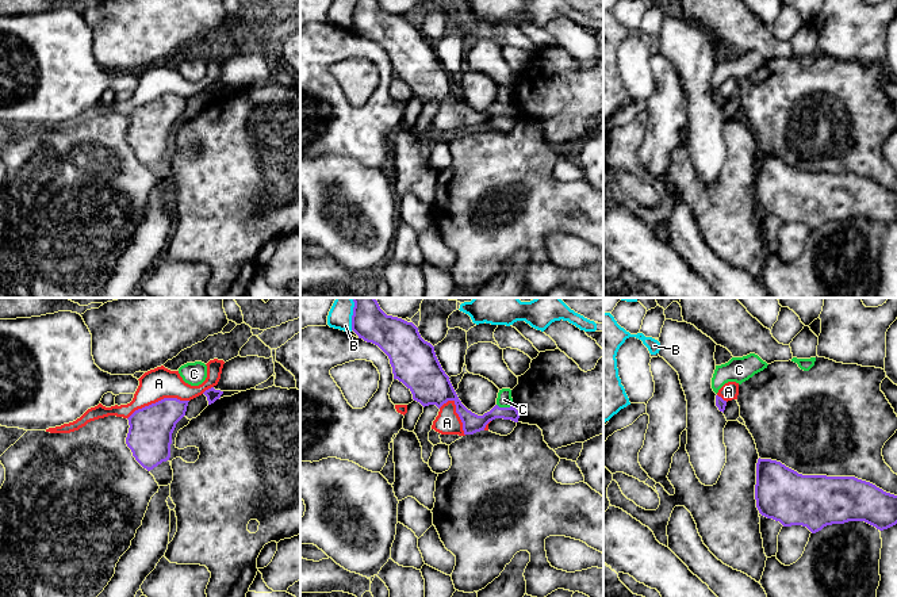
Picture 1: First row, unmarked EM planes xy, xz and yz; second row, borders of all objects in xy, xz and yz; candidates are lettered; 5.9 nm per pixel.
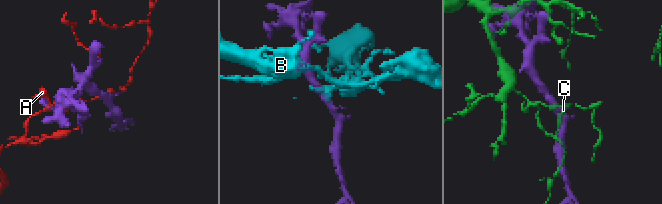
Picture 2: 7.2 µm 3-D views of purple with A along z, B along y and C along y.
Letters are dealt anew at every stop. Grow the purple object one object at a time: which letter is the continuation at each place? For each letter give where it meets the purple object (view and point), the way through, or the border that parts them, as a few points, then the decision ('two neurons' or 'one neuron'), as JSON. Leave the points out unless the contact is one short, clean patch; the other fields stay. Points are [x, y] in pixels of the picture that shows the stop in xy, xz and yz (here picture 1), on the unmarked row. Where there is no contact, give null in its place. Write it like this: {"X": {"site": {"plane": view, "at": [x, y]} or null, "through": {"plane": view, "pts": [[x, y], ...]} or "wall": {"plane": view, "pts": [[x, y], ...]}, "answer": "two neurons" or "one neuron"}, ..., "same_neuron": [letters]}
{"A": {"site": {"plane": "xy", "at": [158, 98]}, "answer": "two neurons"}, "B": {"site": {"plane": "xz", "at": [352, 14]}, "answer": "two neurons"}, "C": {"site": {"plane": "xz", "at": [503, 104]}, "wall": {"plane": "xz", "pts": [[497, 100], [499, 103], [510, 103]]}, "answer": "two neurons"}, "same_neuron": []}

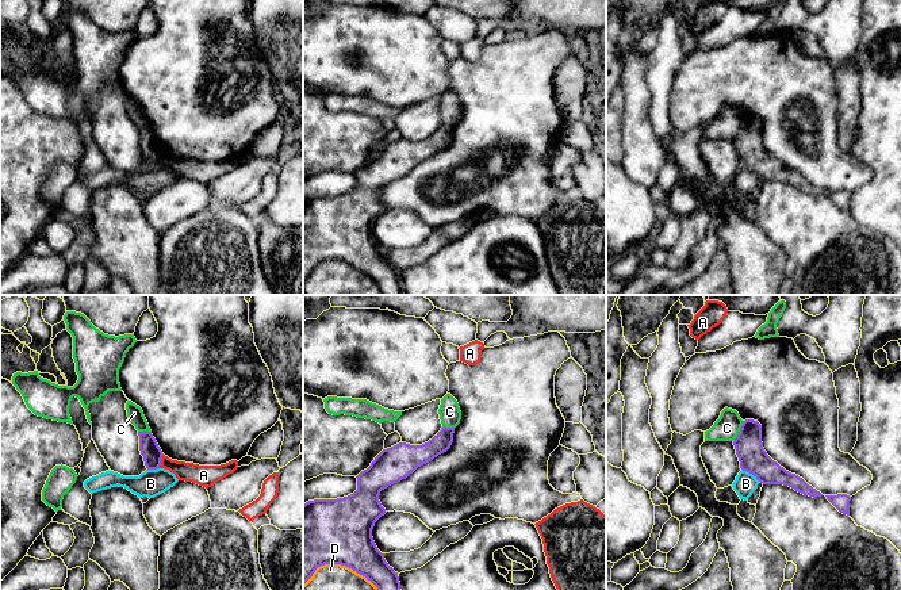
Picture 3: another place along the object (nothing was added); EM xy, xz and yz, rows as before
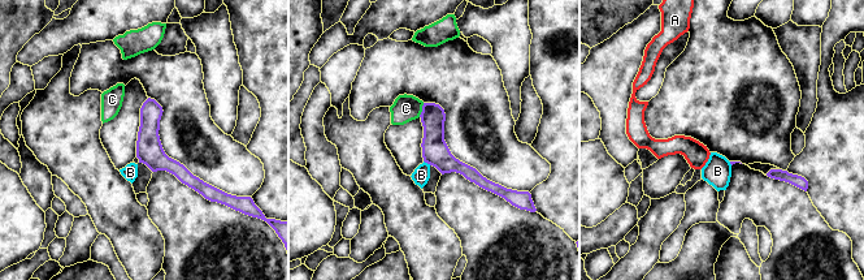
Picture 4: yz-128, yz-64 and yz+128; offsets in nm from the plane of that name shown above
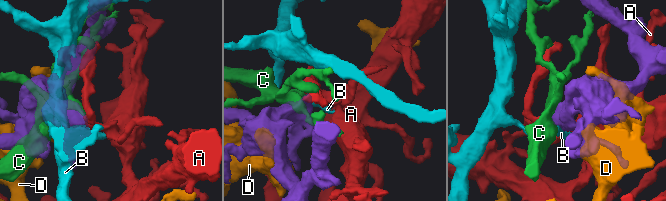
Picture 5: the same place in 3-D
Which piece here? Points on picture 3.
{"A": {"site": {"plane": "xy", "at": [160, 157]}, "wall": {"plane": "xy", "pts": [[163, 150], [158, 164]]}, "answer": "two neurons"}, "B": {"site": {"plane": "yz", "at": [751, 169]}, "wall": {"plane": "yz", "pts": [[742, 165], [751, 169], [759, 177]]}, "answer": "two neurons"}, "C": {"site": {"plane": "yz", "at": [739, 129]}, "wall": {"plane": "yz", "pts": [[743, 118], [733, 138]]}, "answer": "two neurons"}, "D": {"site": {"plane": "xz", "at": [344, 261]}, "answer": "two neurons"}, "same_neuron": []}

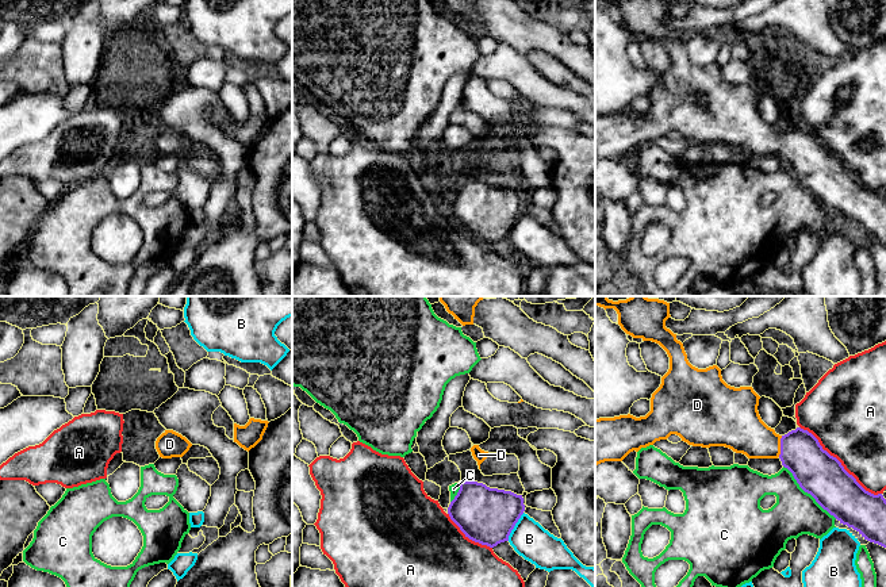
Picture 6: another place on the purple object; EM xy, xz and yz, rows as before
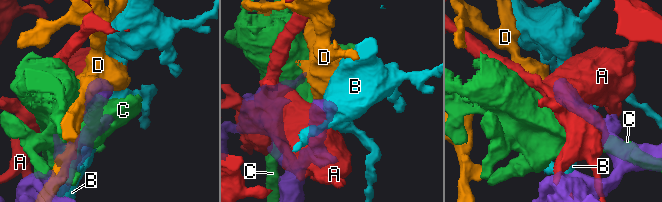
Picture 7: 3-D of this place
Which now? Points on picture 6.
{"A": {"site": {"plane": "yz", "at": [840, 160]}, "answer": "two neurons"}, "B": {"site": {"plane": "xz", "at": [514, 222]}, "answer": "two neurons"}, "C": {"site": {"plane": "yz", "at": [808, 190]}, "answer": "two neurons"}, "D": {"site": {"plane": "yz", "at": [781, 144]}, "answer": "one neuron"}, "same_neuron": ["D"]}

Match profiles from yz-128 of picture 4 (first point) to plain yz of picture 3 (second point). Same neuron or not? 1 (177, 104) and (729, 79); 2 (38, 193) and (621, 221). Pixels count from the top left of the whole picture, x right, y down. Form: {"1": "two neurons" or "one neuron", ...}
{"1": "one neuron", "2": "two neurons"}

